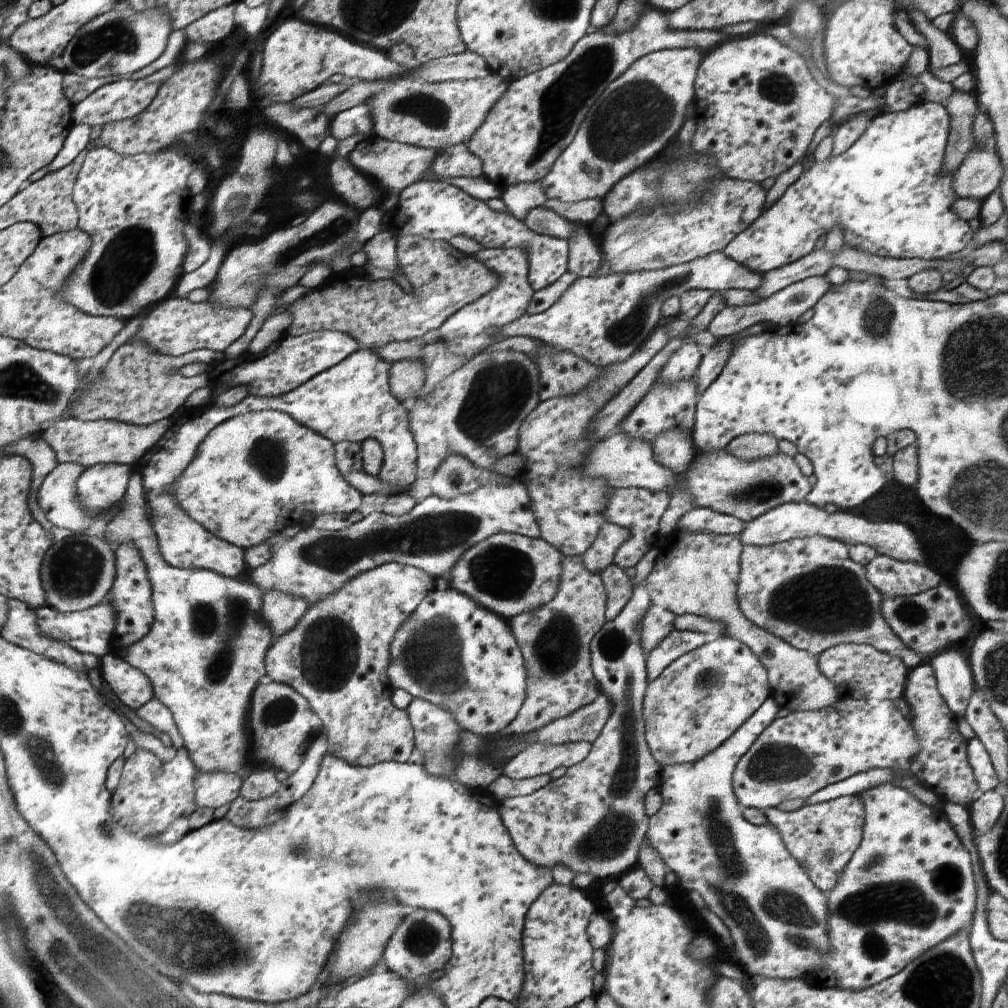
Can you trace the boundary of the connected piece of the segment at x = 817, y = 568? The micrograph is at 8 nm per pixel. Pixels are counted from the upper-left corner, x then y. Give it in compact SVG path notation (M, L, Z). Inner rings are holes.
M820 535L806 537L803 539L790 539L784 542L774 543L766 546L743 545L743 551L740 557L740 574L737 588L737 601L742 611L742 614L753 622L756 626L770 631L774 636L785 640L794 648L808 651L812 656L818 657L821 652L824 652L830 647L839 644L858 643L859 645L872 645L880 652L888 653L890 656L898 657L907 666L908 670L912 670L915 666L925 661L925 658L914 652L910 647L907 647L899 638L897 634L890 628L886 622L881 611L881 602L883 595L878 592L868 582L865 575L865 567L860 563L854 562L849 555L847 544L842 541L832 540Z

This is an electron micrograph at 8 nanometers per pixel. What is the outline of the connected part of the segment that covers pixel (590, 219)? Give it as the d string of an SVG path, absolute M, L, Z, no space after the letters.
M546 199L542 207L552 209L569 223L588 227L602 214L602 199L582 199L575 203L562 203L556 199Z

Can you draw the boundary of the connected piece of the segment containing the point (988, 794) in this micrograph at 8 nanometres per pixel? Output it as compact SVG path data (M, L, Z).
M999 789L986 791L970 806L970 820L977 836L986 834L1001 817L1005 807L1005 797Z

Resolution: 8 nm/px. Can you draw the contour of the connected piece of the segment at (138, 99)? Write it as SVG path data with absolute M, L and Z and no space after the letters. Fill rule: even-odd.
M168 65L161 70L138 80L115 80L97 88L82 102L73 105L73 124L87 124L88 126L102 126L108 123L137 117L149 108L150 104L160 92L160 88L174 73L175 66Z

